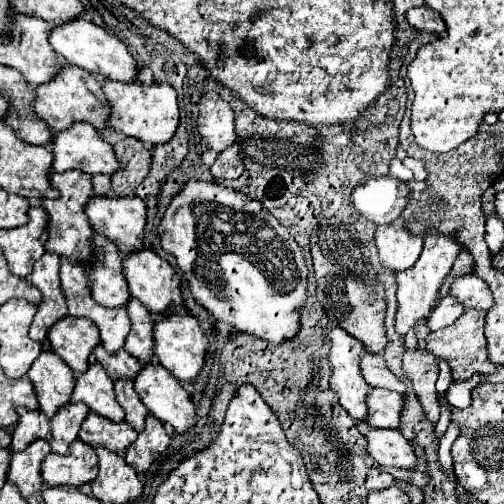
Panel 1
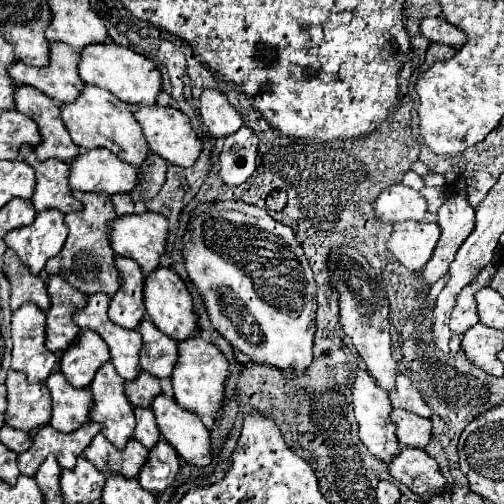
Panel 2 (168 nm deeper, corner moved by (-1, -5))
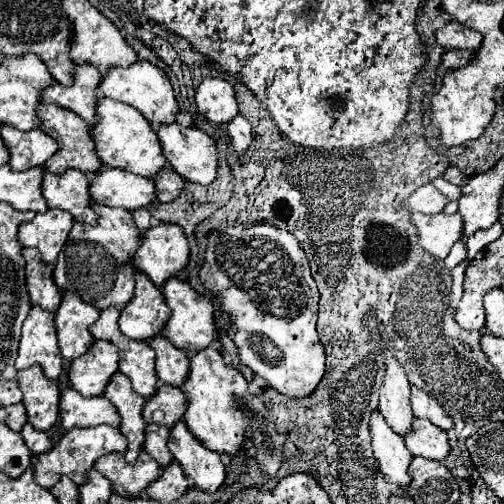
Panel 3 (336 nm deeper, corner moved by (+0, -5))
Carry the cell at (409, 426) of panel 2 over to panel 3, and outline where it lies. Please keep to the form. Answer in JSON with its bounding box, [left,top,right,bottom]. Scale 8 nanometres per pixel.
[403,418,449,460]

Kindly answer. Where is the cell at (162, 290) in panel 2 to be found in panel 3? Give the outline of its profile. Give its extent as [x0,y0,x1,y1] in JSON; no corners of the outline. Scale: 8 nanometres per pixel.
[161,278,217,356]

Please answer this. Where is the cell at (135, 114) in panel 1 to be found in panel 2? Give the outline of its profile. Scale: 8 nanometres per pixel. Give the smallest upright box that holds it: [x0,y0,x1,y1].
[134,104,202,168]

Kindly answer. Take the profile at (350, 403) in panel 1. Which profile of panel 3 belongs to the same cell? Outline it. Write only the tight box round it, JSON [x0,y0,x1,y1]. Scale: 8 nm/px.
[369,410,413,488]

